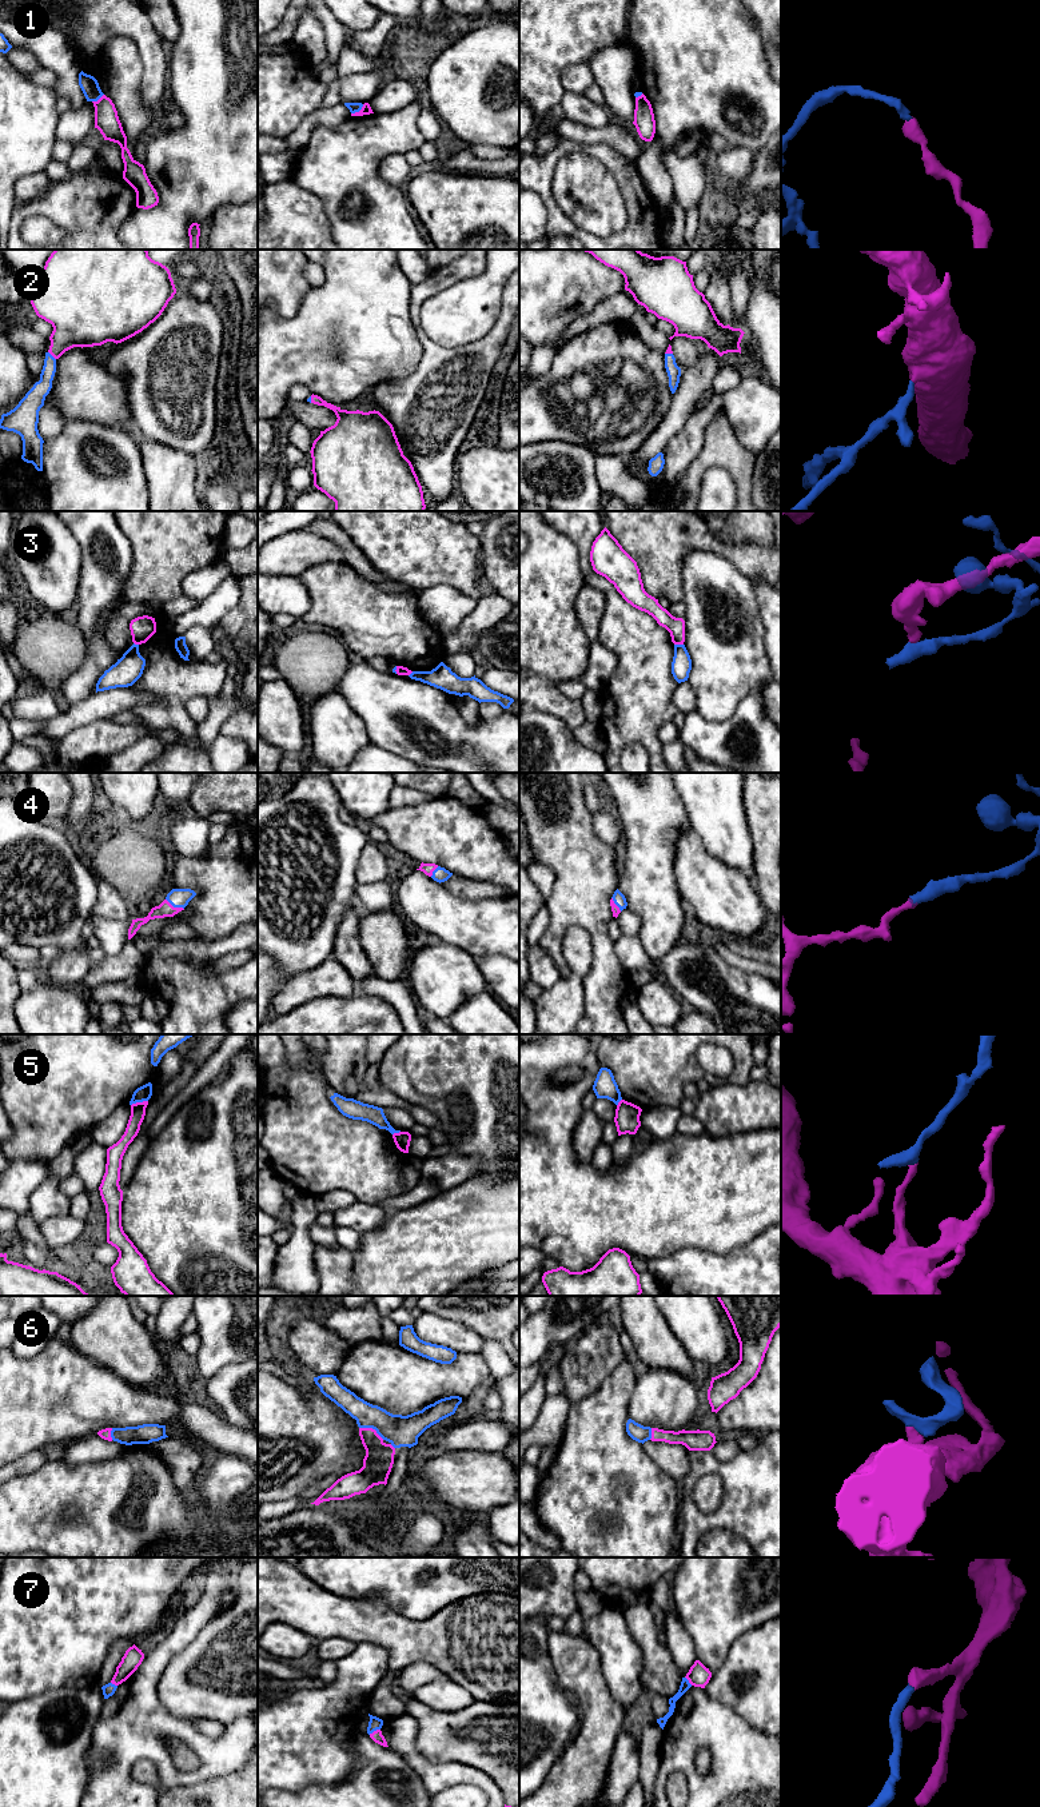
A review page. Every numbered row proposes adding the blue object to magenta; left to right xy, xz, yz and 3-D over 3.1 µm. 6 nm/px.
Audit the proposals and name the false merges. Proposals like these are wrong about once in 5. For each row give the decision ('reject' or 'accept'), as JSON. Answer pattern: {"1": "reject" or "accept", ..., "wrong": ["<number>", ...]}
{"1": "reject", "2": "accept", "3": "reject", "4": "accept", "5": "reject", "6": "accept", "7": "accept", "wrong": ["1", "3", "5"]}

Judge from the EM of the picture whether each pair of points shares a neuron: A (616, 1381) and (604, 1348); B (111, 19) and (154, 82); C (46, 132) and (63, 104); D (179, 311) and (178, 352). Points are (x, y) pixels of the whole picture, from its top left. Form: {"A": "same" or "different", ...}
{"A": "different", "B": "same", "C": "different", "D": "same"}

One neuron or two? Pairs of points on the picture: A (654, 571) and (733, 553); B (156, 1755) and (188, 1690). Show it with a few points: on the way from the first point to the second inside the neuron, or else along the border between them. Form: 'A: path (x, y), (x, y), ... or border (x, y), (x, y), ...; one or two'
A: path (674, 551), (684, 542), (709, 542), (713, 545); one
B: border (156, 1690), (159, 1702), (171, 1714), (191, 1719); two

